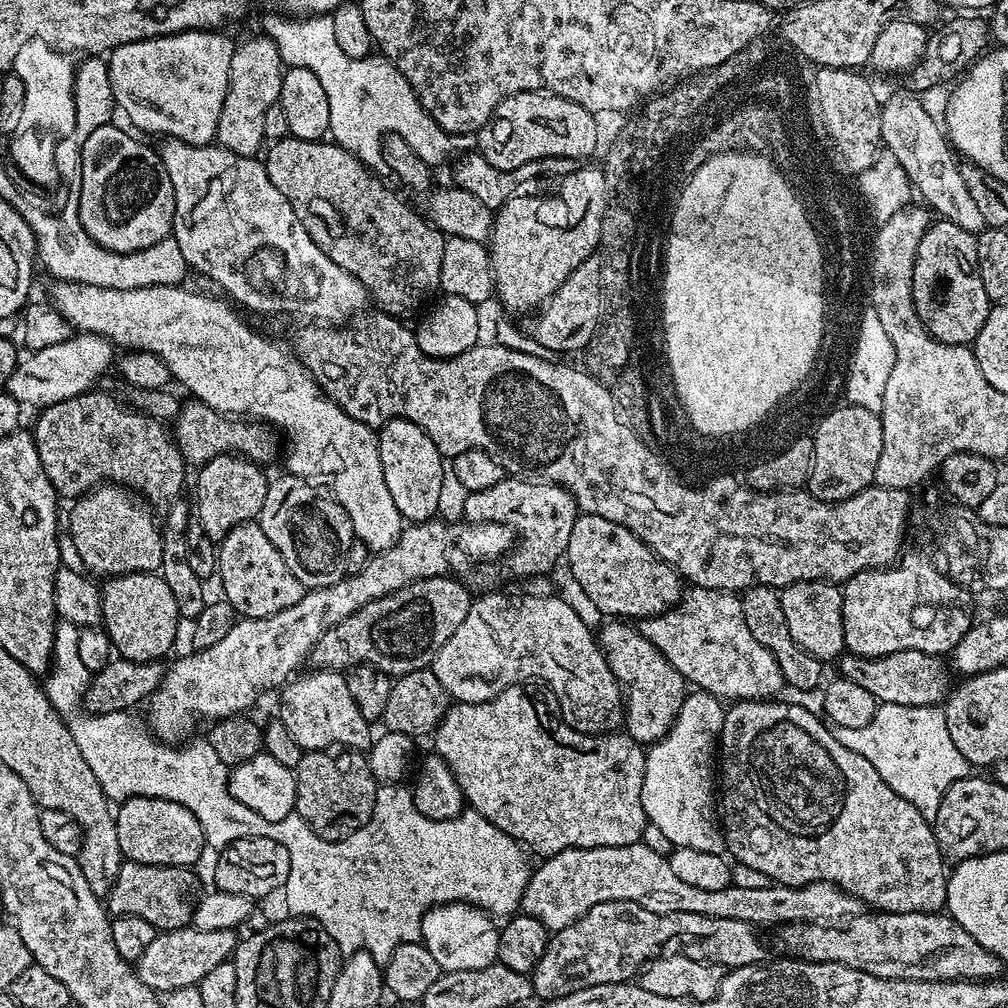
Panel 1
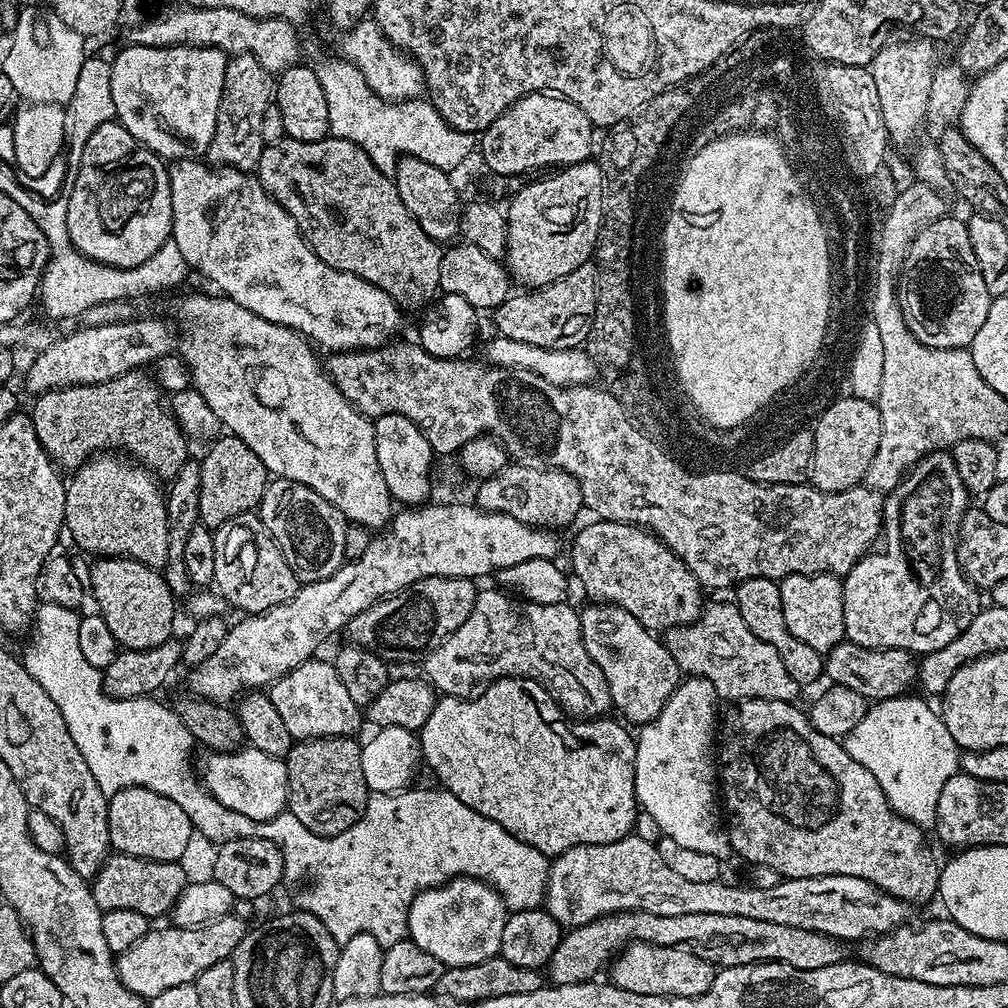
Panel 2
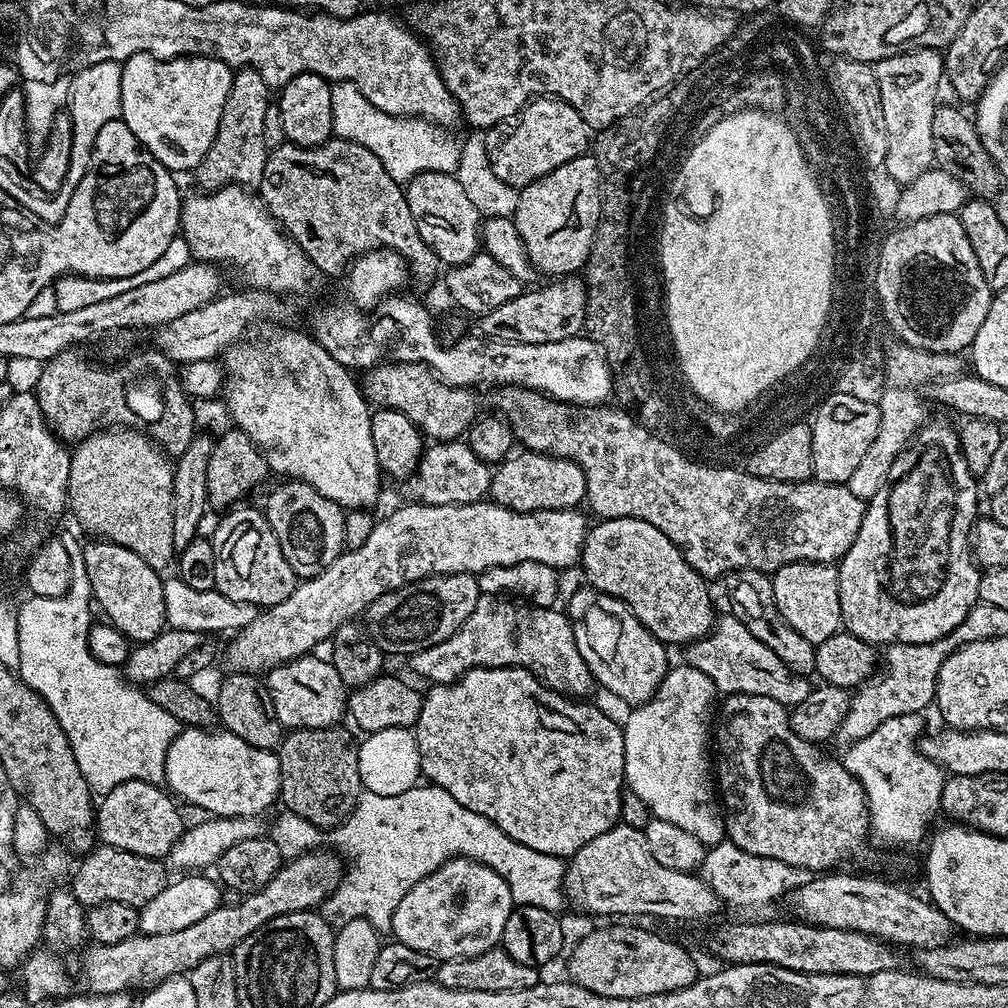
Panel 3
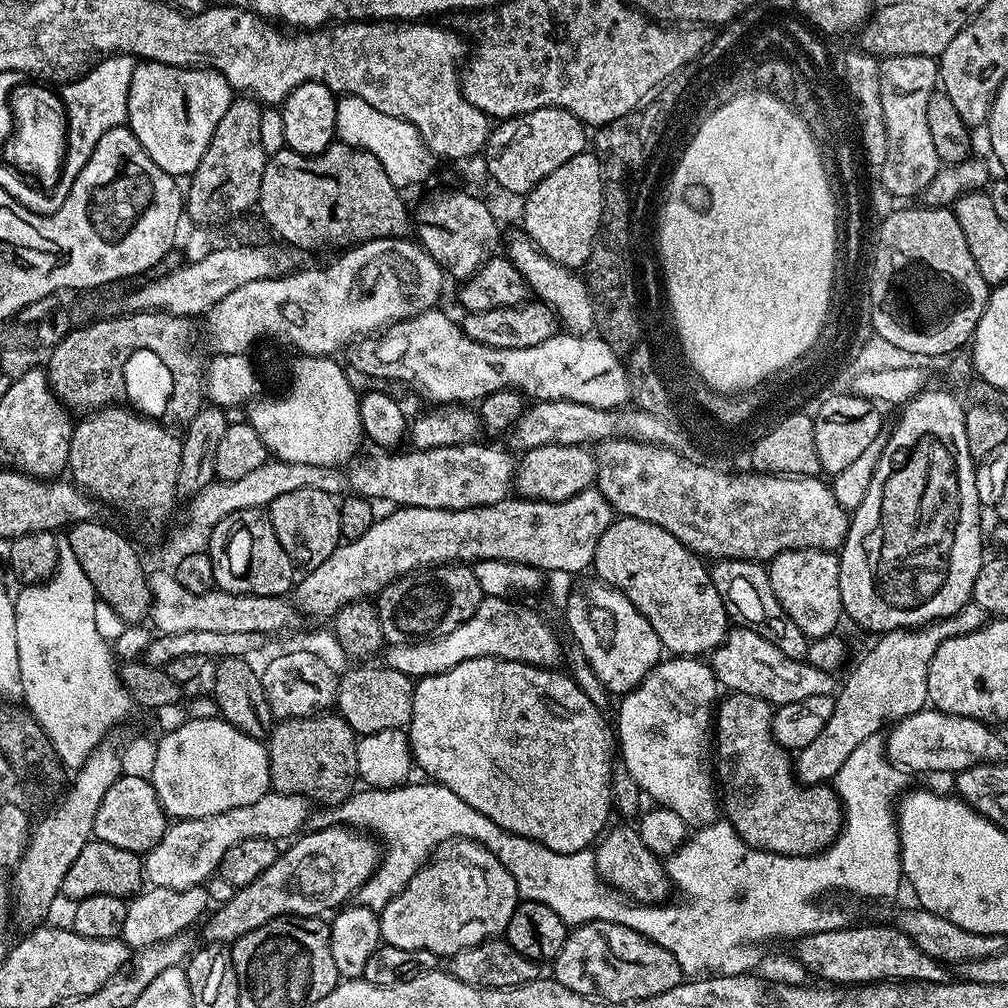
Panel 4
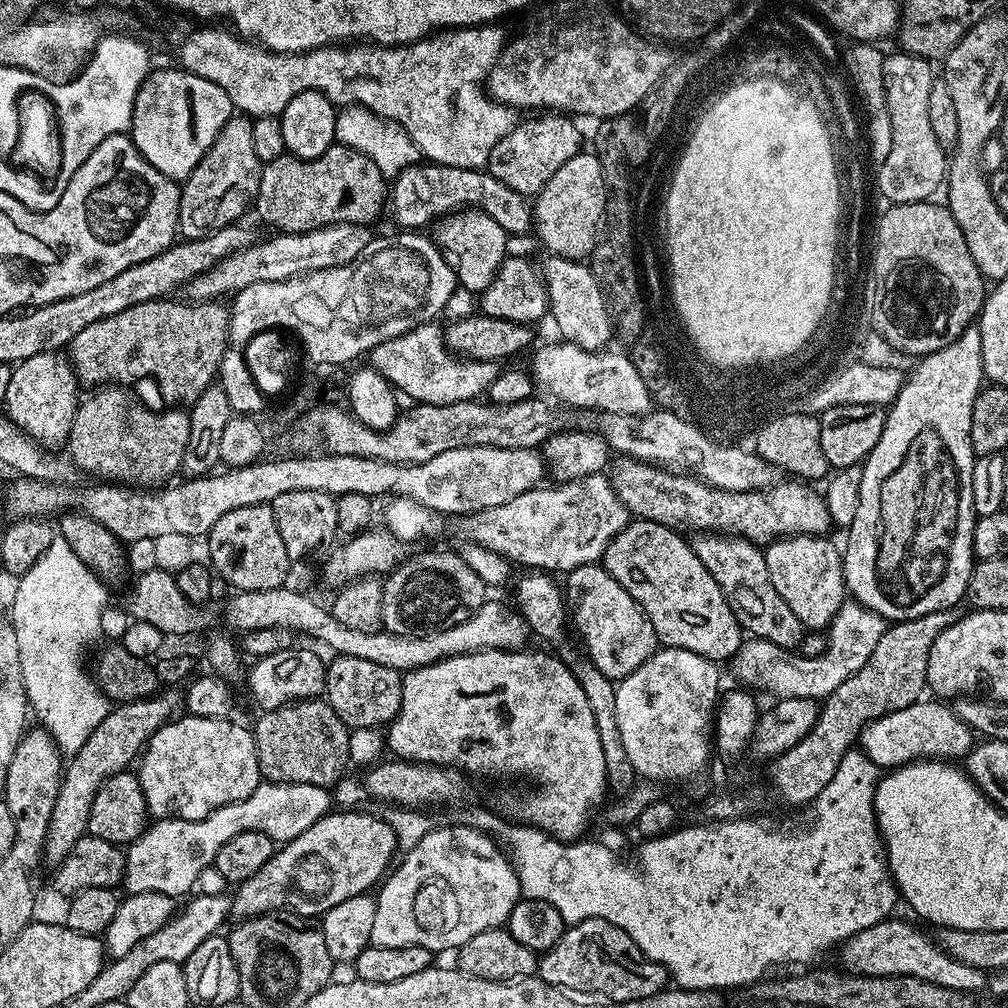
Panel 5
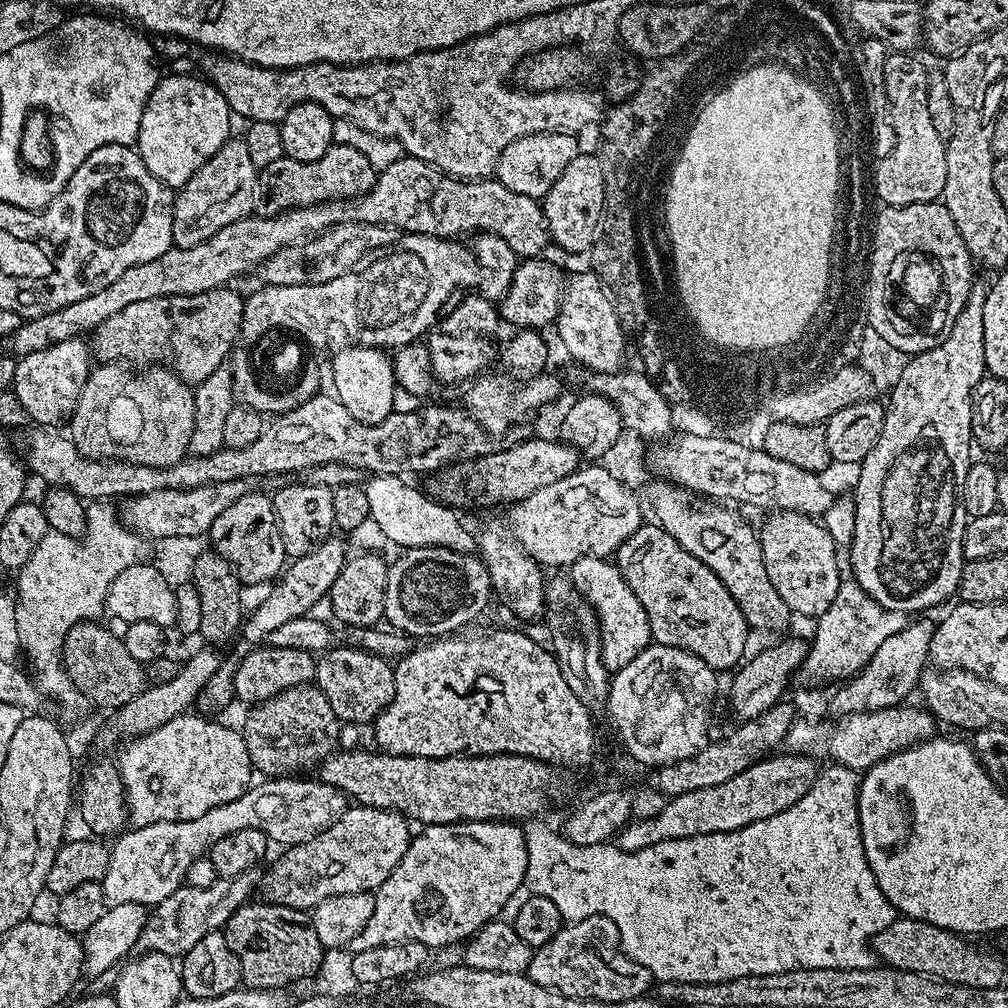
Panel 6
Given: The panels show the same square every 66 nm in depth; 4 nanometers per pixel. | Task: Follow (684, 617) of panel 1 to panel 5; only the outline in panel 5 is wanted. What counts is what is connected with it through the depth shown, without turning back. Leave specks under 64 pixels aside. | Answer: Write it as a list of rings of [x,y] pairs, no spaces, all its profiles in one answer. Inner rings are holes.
[[[845,602],[827,629],[827,644],[820,656],[789,655],[787,651],[770,642],[748,638],[741,643],[735,656],[732,657],[730,667],[733,674],[744,683],[741,685],[749,689],[761,688],[764,692],[773,692],[773,697],[781,700],[810,698],[820,702],[831,692],[838,690],[838,686],[842,686],[846,678],[858,674],[858,670],[862,670],[862,666],[870,662],[870,654],[874,654],[874,646],[878,646],[878,638],[882,638],[885,627],[884,619],[866,606]]]

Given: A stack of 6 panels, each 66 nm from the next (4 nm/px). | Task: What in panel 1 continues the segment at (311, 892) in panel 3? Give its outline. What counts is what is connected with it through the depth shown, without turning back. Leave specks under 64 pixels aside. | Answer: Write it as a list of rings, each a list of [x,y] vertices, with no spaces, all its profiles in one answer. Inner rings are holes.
[[[195,926],[161,931],[154,942],[146,946],[146,954],[135,961],[136,973],[146,986],[159,994],[199,985],[200,980],[214,970],[214,966],[222,966],[222,962],[233,959],[238,943],[236,935],[233,930],[198,930]]]

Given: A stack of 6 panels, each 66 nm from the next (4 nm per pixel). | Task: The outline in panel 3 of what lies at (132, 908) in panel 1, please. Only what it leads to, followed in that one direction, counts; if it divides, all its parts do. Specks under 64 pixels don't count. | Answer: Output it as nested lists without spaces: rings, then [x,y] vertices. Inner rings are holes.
[[[96,846],[81,860],[84,861],[77,866],[76,873],[75,868],[71,873],[73,876],[70,891],[83,906],[122,902],[139,910],[146,902],[150,902],[150,898],[158,898],[158,894],[166,885],[165,865],[159,859],[150,856],[139,856],[126,850]]]

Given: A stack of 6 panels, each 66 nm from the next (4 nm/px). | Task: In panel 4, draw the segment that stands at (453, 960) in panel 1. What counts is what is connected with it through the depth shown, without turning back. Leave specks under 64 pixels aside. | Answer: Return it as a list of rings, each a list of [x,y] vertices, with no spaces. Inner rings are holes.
[[[455,838],[442,842],[436,847],[430,859],[420,868],[404,889],[393,896],[388,904],[379,909],[380,938],[384,944],[398,946],[398,950],[430,950],[438,958],[447,958],[458,954],[458,950],[466,950],[470,946],[478,946],[483,940],[490,940],[507,933],[510,914],[514,914],[518,897],[514,878],[510,878],[510,870],[473,840],[457,840]]]

